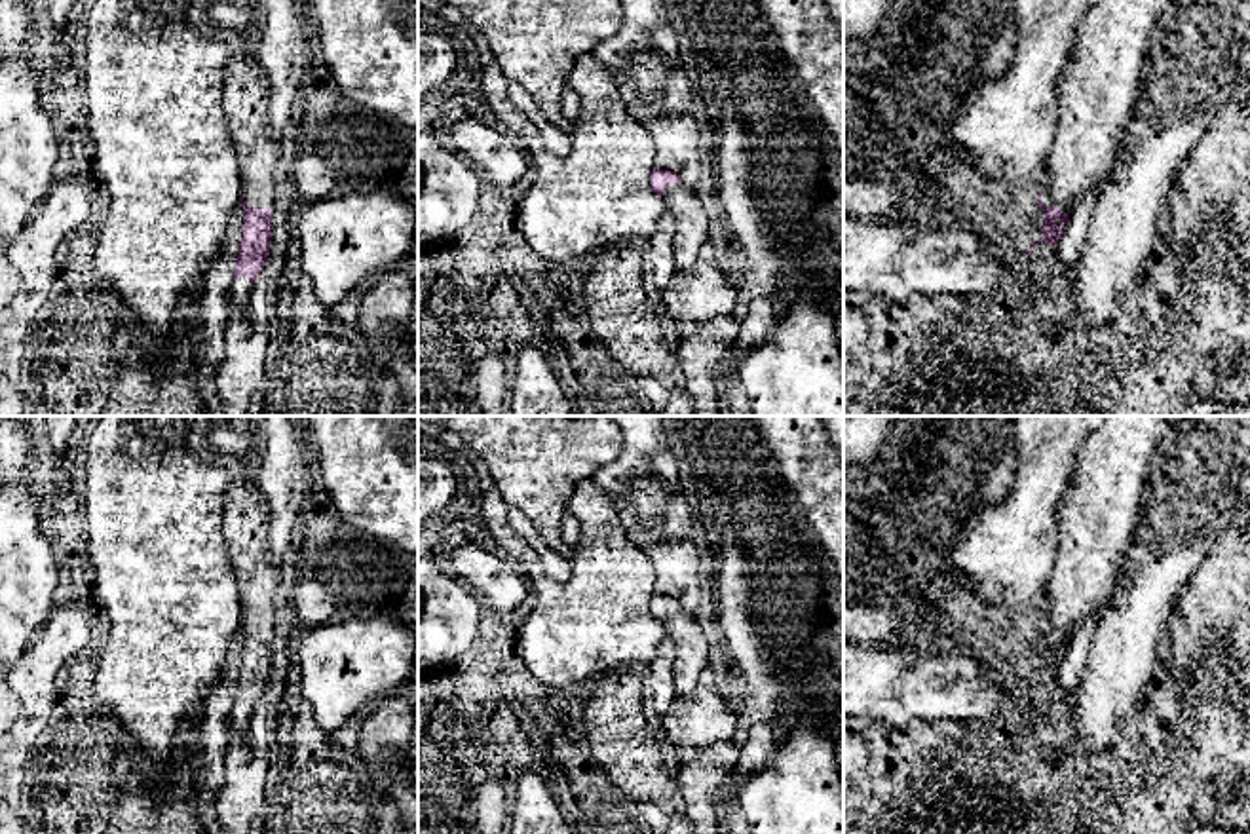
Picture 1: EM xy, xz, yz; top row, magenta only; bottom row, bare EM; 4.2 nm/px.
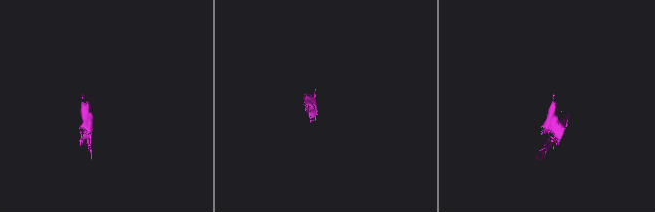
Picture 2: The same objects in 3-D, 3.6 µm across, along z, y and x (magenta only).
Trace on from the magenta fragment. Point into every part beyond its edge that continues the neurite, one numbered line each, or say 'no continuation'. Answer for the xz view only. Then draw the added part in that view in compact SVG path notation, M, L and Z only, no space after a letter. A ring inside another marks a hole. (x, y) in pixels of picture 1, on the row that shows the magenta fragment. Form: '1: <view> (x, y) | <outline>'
1: xz (692, 227) | M672 184L661 196L665 209L674 217L672 253L676 268L690 268L699 260L699 249L709 241L709 218L695 194L688 184Z

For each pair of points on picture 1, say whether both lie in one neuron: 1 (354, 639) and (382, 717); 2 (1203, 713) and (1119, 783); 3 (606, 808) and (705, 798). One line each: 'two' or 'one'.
1: two
2: one
3: two

